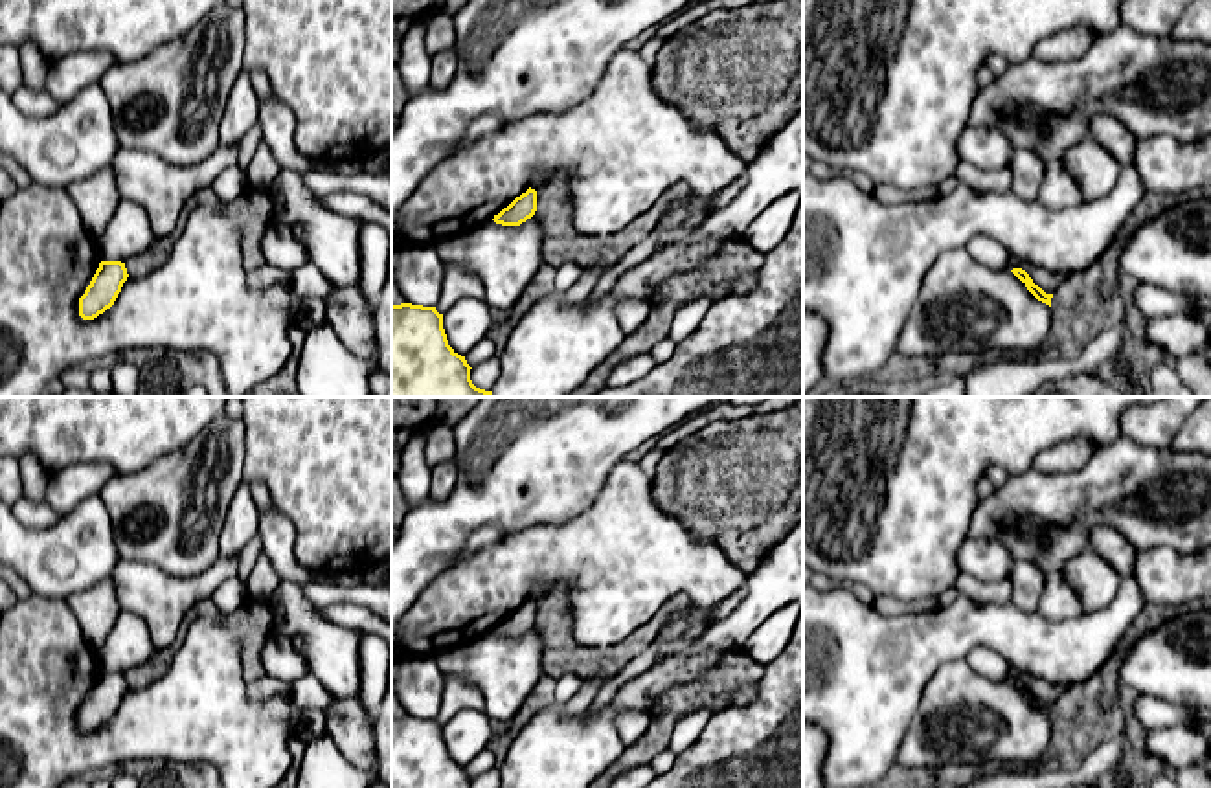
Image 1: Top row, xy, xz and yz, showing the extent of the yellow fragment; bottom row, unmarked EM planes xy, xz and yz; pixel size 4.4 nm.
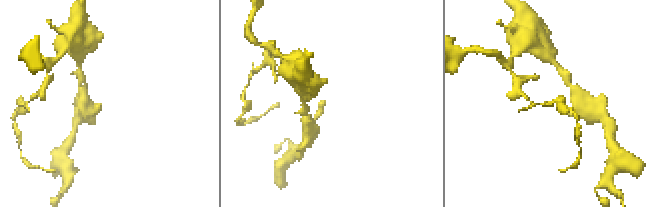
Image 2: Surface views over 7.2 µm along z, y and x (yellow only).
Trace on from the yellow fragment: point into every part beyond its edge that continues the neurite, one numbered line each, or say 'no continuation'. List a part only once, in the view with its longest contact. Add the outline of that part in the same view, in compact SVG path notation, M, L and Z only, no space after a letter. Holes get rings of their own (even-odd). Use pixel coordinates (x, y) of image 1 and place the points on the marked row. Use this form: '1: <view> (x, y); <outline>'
no continuation

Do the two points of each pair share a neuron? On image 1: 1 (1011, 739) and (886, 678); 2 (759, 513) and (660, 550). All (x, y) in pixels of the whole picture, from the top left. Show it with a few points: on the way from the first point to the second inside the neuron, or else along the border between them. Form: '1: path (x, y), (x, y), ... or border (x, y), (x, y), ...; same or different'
1: border (949, 662), (925, 687), (905, 735); different
2: border (660, 509), (730, 561); different

